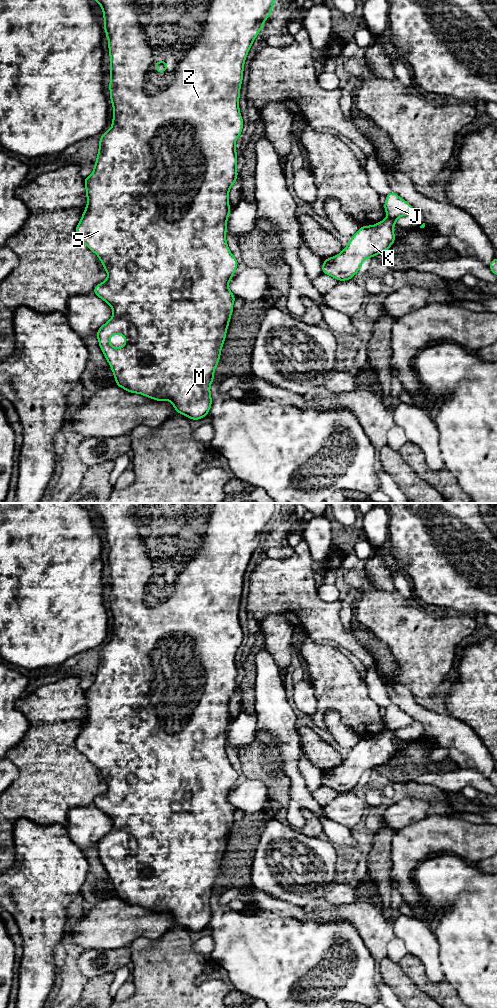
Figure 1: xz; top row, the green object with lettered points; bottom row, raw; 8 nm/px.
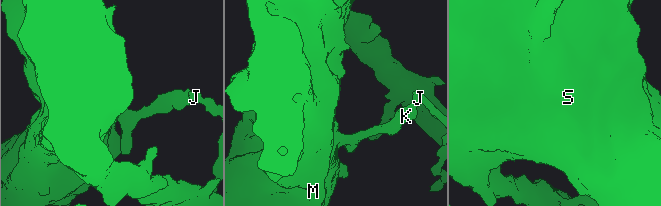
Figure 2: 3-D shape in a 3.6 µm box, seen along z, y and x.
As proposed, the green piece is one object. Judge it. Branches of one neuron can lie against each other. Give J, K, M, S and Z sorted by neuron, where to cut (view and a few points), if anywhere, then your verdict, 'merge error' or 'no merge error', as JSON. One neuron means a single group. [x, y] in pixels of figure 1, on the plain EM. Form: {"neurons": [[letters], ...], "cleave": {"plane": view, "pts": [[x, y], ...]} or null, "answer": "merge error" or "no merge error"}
{"neurons": [["J"], ["K", "M", "S", "Z"]], "cleave": {"plane": "xz", "pts": [[388, 728], [395, 731]]}, "answer": "merge error"}

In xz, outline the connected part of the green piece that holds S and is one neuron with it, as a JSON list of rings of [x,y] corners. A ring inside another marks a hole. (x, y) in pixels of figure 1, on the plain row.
[[[91,503],[93,512],[98,514],[103,522],[104,528],[104,542],[106,544],[106,549],[108,551],[108,560],[110,566],[110,611],[113,617],[113,633],[111,640],[102,645],[99,652],[99,663],[97,666],[97,672],[94,677],[93,684],[90,688],[84,691],[84,697],[86,699],[87,707],[87,719],[84,721],[84,725],[81,729],[80,734],[76,738],[76,747],[80,753],[82,753],[92,764],[94,764],[100,771],[103,780],[107,783],[107,791],[97,796],[93,804],[107,816],[109,816],[113,822],[113,827],[111,831],[102,837],[96,847],[99,853],[99,858],[107,871],[115,892],[116,897],[125,901],[130,905],[142,906],[148,910],[163,913],[170,913],[176,925],[183,926],[189,931],[199,932],[208,927],[212,916],[212,910],[210,905],[210,897],[214,892],[215,879],[219,875],[221,861],[226,850],[226,844],[228,841],[229,833],[233,824],[233,815],[236,812],[233,805],[229,802],[229,793],[233,790],[234,784],[238,778],[238,772],[230,764],[227,754],[226,754],[226,734],[229,729],[231,720],[228,716],[229,713],[229,701],[235,696],[235,692],[238,689],[238,684],[236,682],[237,678],[237,663],[235,662],[235,654],[240,648],[243,642],[243,631],[239,622],[239,608],[240,599],[243,592],[243,582],[244,574],[246,568],[252,558],[252,555],[259,543],[262,541],[264,534],[271,527],[272,518],[275,514],[275,503]],[[158,574],[165,574],[167,579],[164,583],[157,583],[155,579]],[[113,846],[121,846],[125,851],[126,855],[121,860],[115,860],[110,857],[110,849]]]

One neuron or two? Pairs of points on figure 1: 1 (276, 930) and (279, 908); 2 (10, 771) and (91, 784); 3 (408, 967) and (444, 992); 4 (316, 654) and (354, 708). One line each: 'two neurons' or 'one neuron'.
1: two neurons
2: two neurons
3: one neuron
4: one neuron

